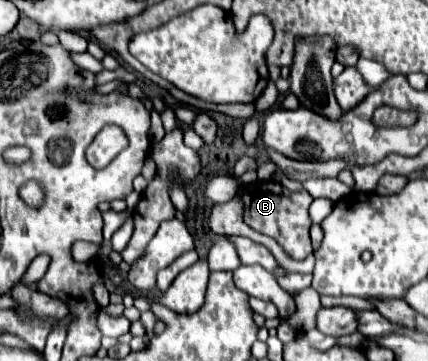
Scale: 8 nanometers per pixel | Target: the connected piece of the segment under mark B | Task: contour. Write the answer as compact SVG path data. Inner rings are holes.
M274 180L254 182L254 184L242 188L242 200L244 200L244 222L250 228L276 238L278 244L294 260L304 260L308 254L312 254L312 244L310 244L310 234L308 234L312 220L310 220L308 208L314 198L306 190L290 192Z

